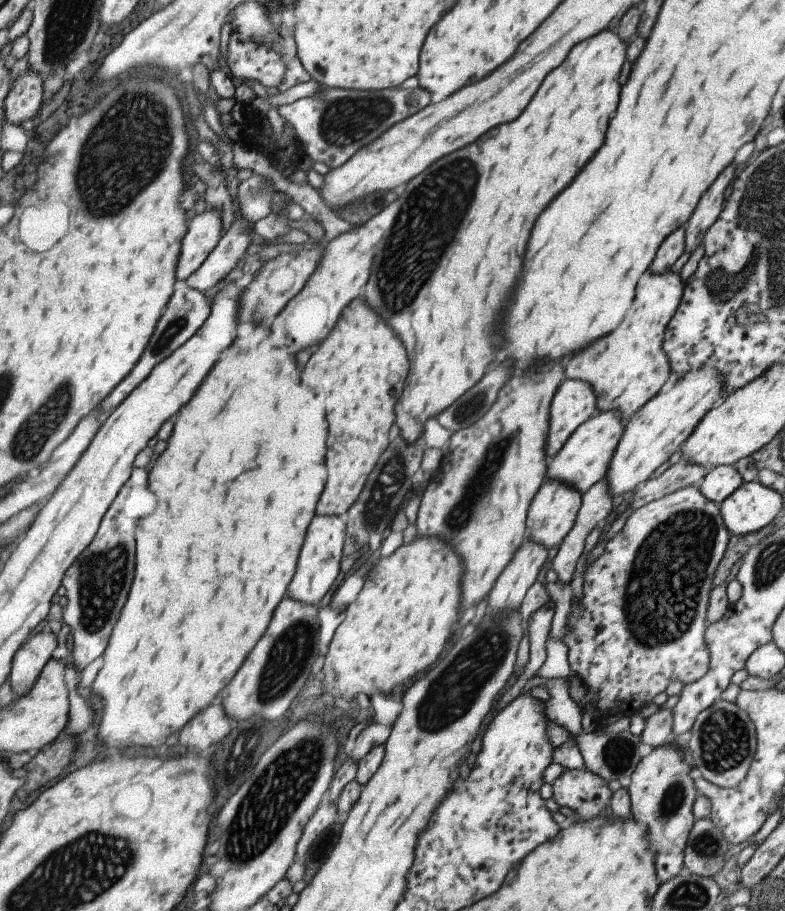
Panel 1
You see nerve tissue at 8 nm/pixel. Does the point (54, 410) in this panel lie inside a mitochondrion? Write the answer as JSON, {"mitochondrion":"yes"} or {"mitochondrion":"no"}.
{"mitochondrion":"yes"}

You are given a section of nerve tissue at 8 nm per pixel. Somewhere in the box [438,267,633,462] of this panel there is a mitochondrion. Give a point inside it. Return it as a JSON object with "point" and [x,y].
{"point":[471,408]}

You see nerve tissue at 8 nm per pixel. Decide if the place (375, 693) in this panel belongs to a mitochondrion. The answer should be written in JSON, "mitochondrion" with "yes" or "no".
{"mitochondrion":"no"}

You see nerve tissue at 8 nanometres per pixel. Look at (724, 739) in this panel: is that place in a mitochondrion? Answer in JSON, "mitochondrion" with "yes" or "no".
{"mitochondrion":"yes"}

